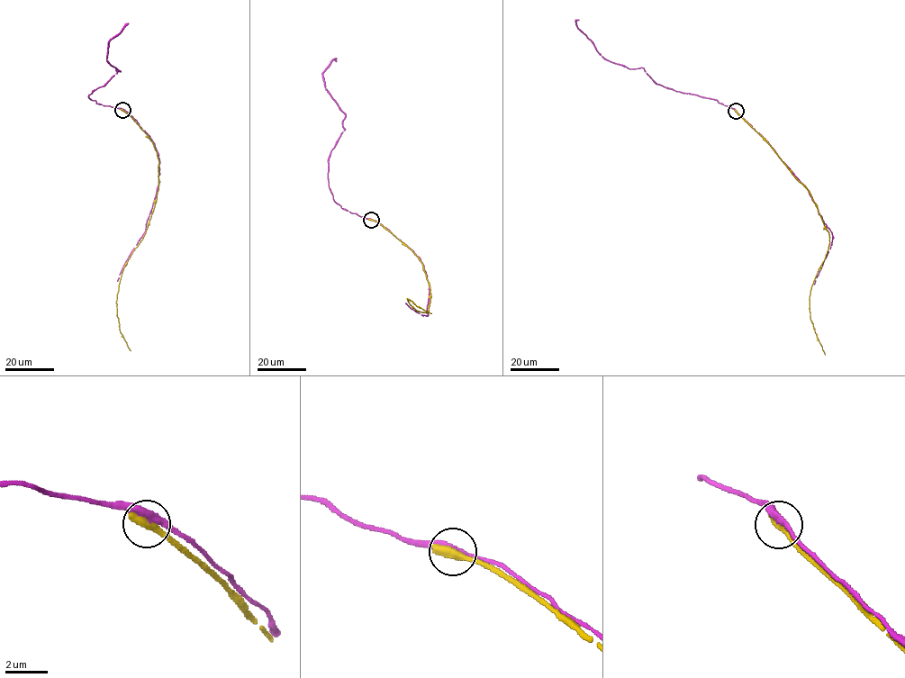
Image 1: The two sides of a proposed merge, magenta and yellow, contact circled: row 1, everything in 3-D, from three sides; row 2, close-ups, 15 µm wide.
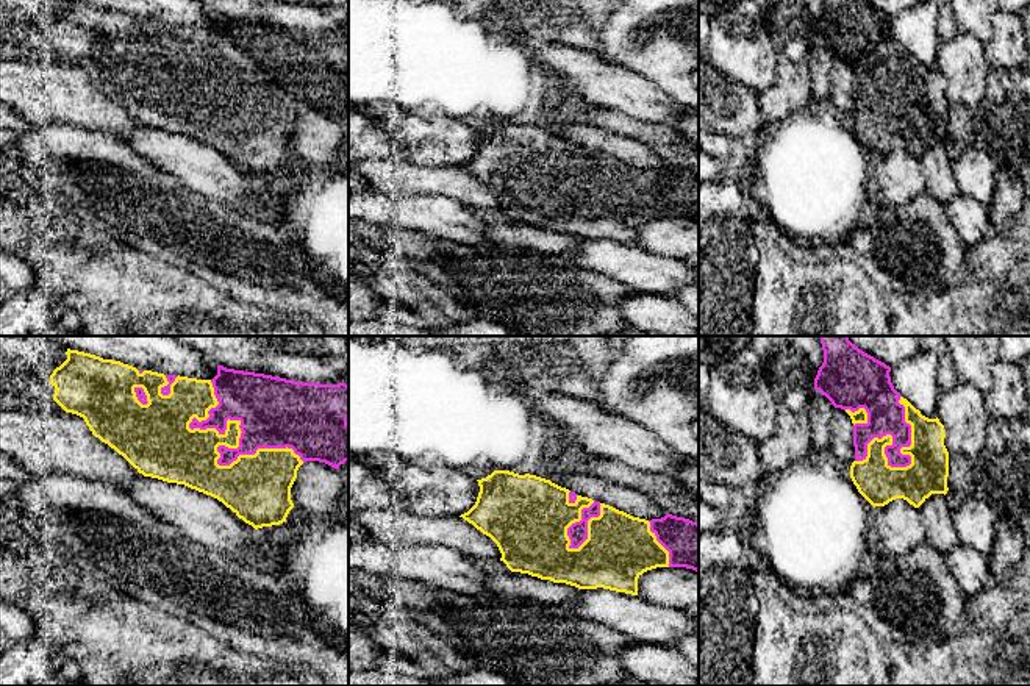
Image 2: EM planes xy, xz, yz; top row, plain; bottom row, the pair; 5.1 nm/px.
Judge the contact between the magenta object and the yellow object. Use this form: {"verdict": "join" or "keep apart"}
{"verdict": "keep apart"}

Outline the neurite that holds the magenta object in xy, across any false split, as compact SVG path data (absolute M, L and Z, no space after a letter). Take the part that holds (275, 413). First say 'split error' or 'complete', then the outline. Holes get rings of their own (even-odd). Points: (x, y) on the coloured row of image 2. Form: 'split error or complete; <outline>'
complete; M217 366L211 380L219 402L208 411L209 417L198 422L195 417L189 428L216 428L225 434L227 420L239 420L241 438L238 448L219 445L219 466L230 466L239 455L255 455L258 448L292 448L303 463L319 461L334 469L349 461L349 386L292 381L280 377L244 372Z

